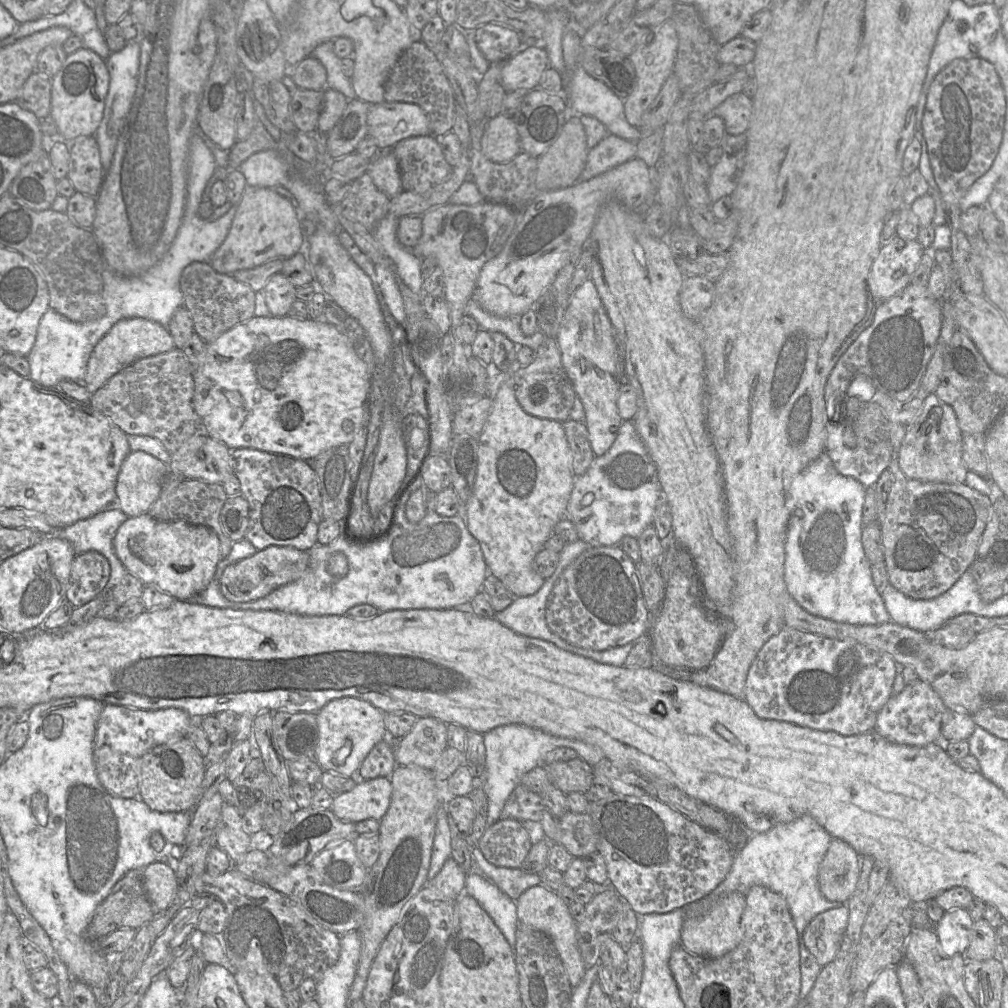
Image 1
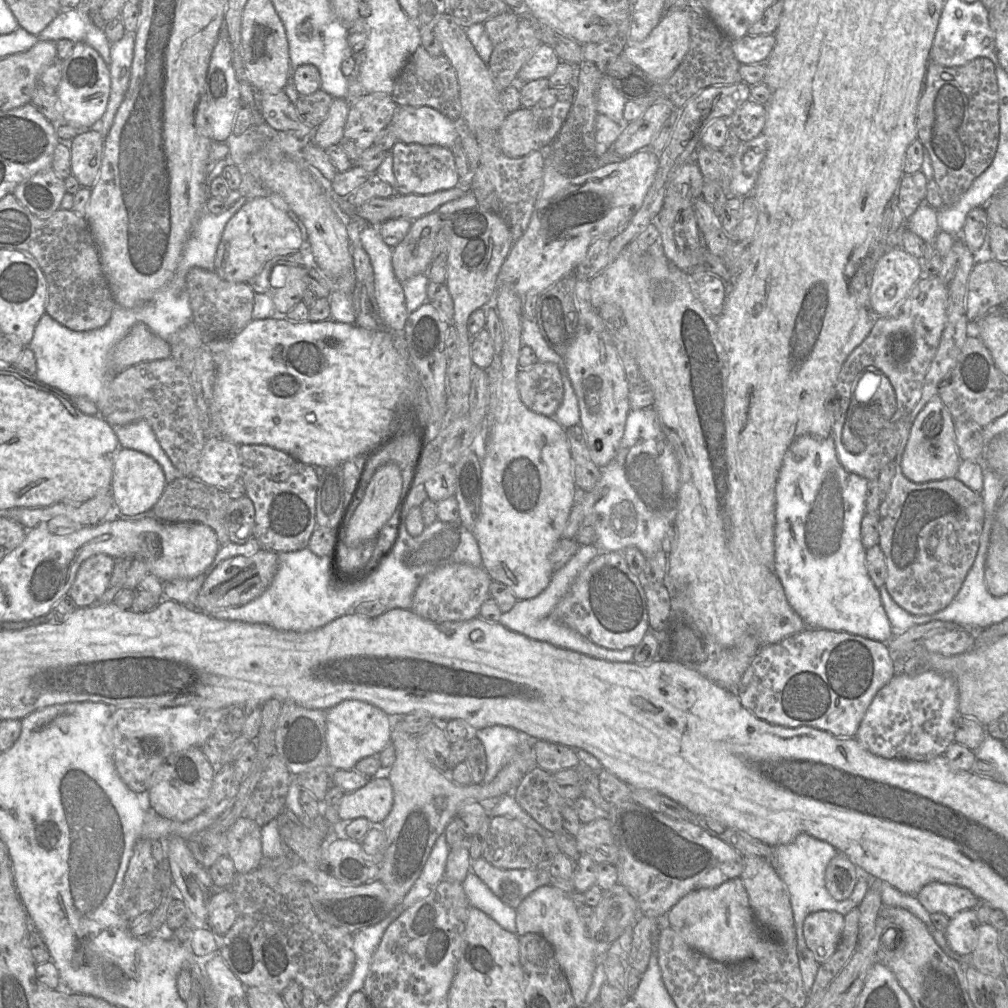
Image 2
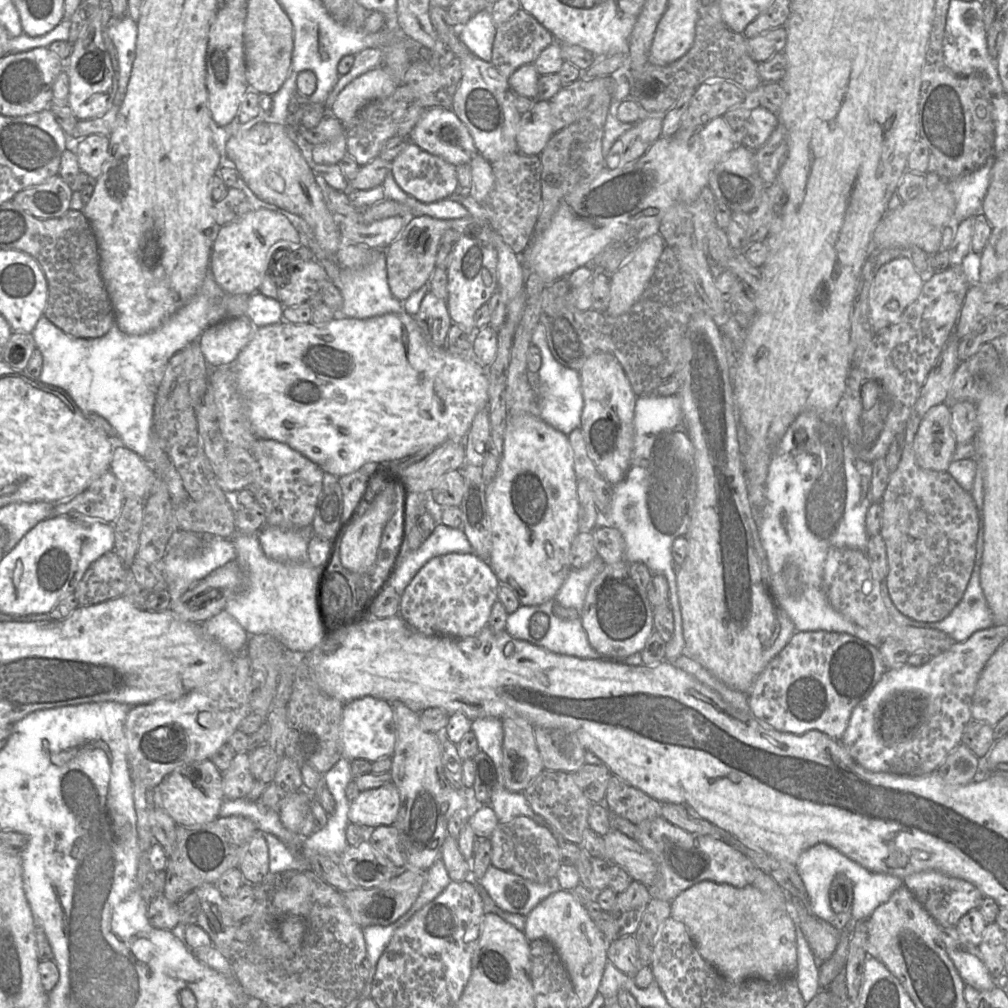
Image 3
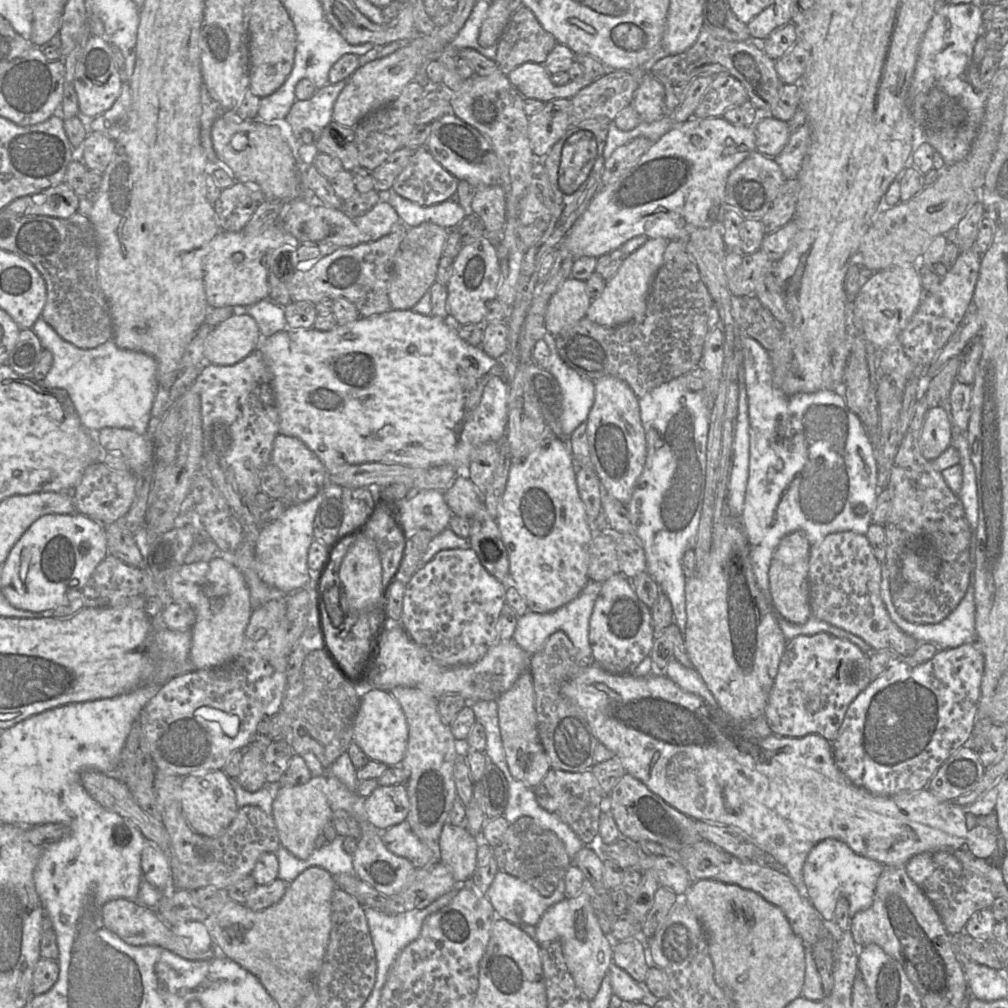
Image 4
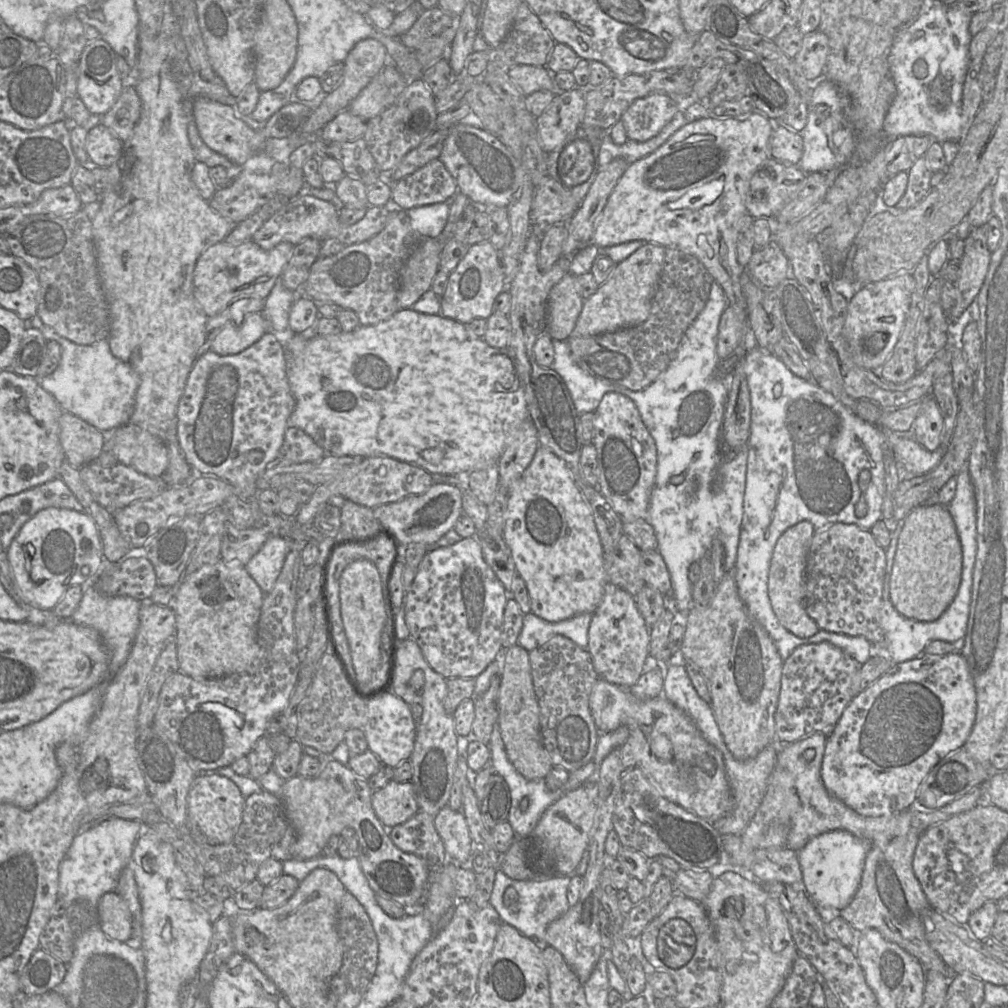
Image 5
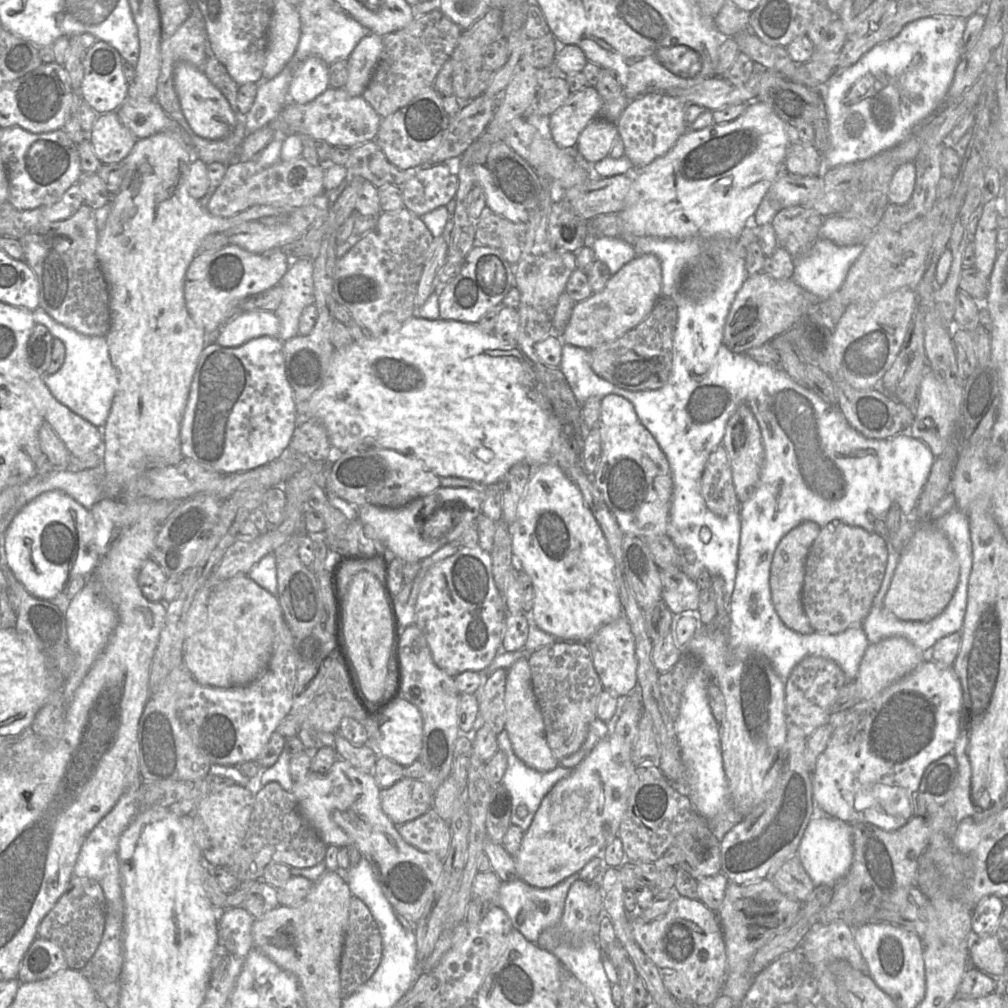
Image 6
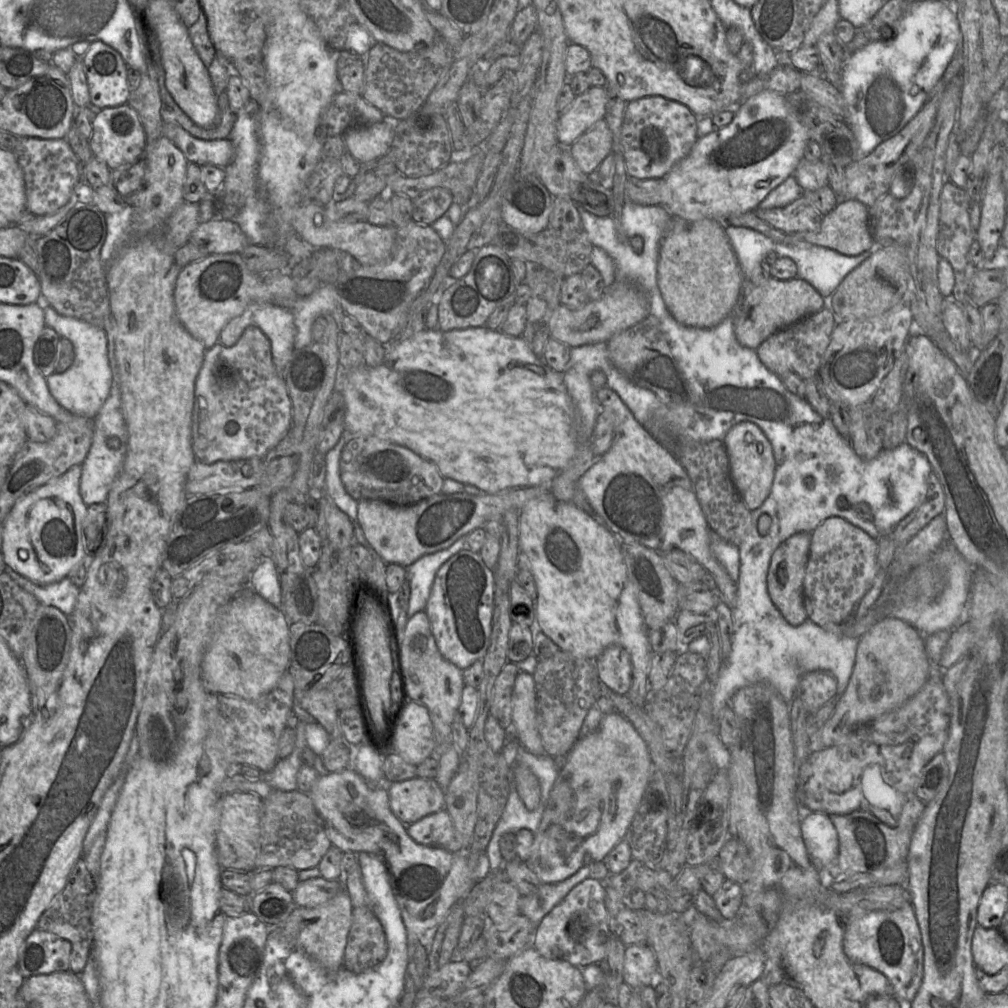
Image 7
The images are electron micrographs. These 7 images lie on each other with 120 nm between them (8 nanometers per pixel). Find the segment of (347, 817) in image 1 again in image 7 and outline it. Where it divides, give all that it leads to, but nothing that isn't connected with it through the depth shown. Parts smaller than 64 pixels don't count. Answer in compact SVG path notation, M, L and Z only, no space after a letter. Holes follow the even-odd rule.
M414 777L387 784L389 805L405 825L445 808L445 792L435 779Z

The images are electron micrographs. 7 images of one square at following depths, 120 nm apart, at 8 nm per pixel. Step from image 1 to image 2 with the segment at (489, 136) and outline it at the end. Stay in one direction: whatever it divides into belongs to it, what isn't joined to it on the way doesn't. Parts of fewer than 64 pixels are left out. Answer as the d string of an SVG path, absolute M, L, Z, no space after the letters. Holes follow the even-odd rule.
M521 107L507 115L497 131L501 150L510 158L519 158L536 150L531 108Z

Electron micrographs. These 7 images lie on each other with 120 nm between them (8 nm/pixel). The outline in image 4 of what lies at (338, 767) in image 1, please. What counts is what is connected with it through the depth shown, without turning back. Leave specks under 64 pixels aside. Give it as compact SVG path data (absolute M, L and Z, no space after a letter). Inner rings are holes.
M367 688L360 692L353 741L363 750L369 760L384 763L389 767L400 765L407 748L408 733L408 724L402 707L389 691Z

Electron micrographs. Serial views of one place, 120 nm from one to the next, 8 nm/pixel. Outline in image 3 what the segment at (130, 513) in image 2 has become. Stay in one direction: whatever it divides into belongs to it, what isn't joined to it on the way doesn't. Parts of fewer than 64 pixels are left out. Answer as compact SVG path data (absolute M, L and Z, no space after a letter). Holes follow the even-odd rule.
M122 446L114 447L110 471L120 481L125 499L146 499L154 485L154 472L137 453Z

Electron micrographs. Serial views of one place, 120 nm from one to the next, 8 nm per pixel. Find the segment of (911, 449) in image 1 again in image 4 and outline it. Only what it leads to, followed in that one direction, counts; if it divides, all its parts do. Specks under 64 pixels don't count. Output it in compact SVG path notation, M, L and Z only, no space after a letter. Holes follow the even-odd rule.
M944 406L929 408L919 439L925 459L933 461L951 446L952 427L951 417Z

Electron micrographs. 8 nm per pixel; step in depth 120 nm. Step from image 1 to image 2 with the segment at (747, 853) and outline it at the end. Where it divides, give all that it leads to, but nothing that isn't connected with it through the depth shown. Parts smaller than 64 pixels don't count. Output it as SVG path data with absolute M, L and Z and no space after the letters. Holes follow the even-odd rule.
M801 833L790 843L773 847L773 849L774 853L770 863L789 892L796 931L799 969L803 980L804 990L808 995L814 984L820 964L814 959L814 956L807 947L804 939L803 925L805 918L810 913L818 911L834 911L845 916L852 909L859 907L859 904L857 904L858 898L847 898L843 901L836 901L828 893L825 886L826 866L828 862L839 853L829 843L818 840L806 833Z

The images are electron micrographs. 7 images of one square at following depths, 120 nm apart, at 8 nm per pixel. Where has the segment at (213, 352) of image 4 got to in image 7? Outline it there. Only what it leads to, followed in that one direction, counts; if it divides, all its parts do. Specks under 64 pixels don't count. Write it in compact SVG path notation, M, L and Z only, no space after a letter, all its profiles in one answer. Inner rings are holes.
M250 304L239 316L227 322L220 332L218 343L225 347L234 346L248 327L259 328L269 339L273 363L277 371L282 374L295 350L294 341L297 329L292 311L274 304Z

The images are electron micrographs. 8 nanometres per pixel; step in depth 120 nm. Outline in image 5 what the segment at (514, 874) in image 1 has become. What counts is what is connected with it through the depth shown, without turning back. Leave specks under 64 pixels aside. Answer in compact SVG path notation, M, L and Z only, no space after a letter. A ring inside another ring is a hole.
M501 869L497 870L490 904L495 908L503 923L515 927L528 938L539 940L543 950L548 946L545 942L546 929L554 920L564 915L569 909L567 887L572 876L553 875L547 879L514 880Z

